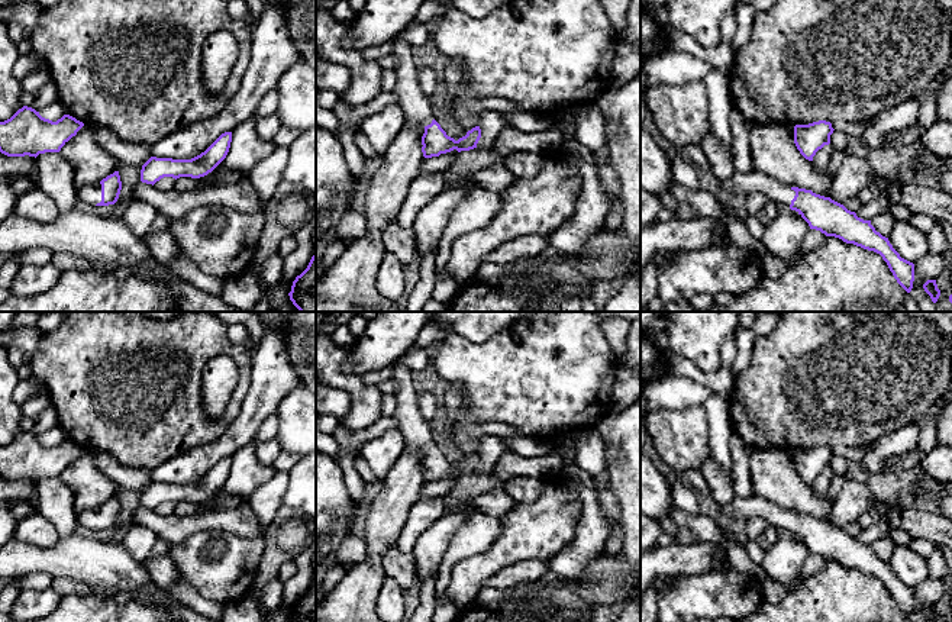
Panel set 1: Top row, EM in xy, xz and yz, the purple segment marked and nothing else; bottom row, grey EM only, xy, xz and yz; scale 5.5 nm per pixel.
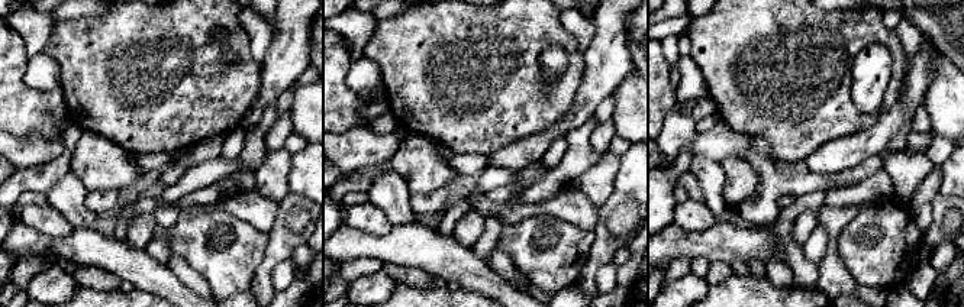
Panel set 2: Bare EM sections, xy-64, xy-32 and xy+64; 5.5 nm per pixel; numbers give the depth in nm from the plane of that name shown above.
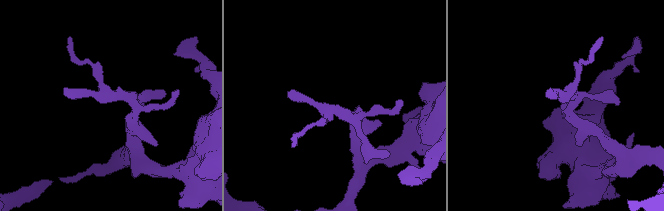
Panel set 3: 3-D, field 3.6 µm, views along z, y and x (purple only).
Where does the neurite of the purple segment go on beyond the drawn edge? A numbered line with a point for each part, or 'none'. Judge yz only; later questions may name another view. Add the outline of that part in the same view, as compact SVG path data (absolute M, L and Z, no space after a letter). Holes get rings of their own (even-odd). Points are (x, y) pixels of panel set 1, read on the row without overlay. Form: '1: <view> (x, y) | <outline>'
1: yz (741, 508) | M736 497L727 505L717 505L723 515L748 521L752 518L764 519L768 525L781 528L790 532L796 516L787 510L780 509L777 505L771 503L764 497Z

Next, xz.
1: xz (416, 431) | M397 365L393 370L391 380L397 383L394 393L397 407L393 416L397 419L397 428L404 436L404 447L425 452L432 448L435 441L429 422L420 415L410 373L412 370L406 365Z

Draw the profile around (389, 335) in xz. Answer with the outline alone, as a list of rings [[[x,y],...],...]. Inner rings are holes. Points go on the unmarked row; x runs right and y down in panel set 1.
[[[380,312],[356,339],[343,370],[364,376],[393,364],[414,345],[430,316],[432,312]]]

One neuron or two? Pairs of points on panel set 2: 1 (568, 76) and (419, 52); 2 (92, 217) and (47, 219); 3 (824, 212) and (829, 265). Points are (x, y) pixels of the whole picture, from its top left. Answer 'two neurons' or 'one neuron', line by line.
1: one neuron
2: two neurons
3: one neuron

